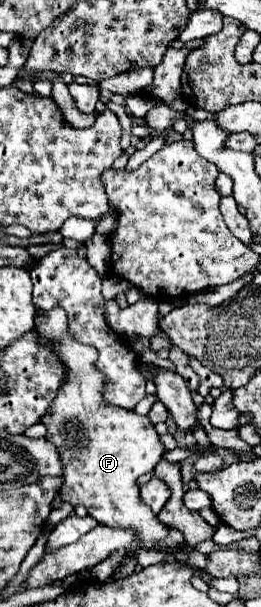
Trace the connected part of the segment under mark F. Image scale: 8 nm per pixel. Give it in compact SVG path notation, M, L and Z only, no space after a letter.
M51 309L47 315L35 317L37 331L53 341L53 347L67 365L67 381L59 389L53 409L41 419L47 425L47 435L65 467L61 497L71 505L83 505L91 517L109 527L129 527L139 535L139 547L151 549L159 545L159 551L177 553L183 543L183 535L175 529L167 529L161 521L145 507L139 497L139 487L135 479L143 473L151 473L165 453L163 443L155 427L147 417L137 415L121 407L109 407L103 403L103 381L105 377L95 369L93 359L97 359L95 347L77 343L67 335L67 313L63 309Z

